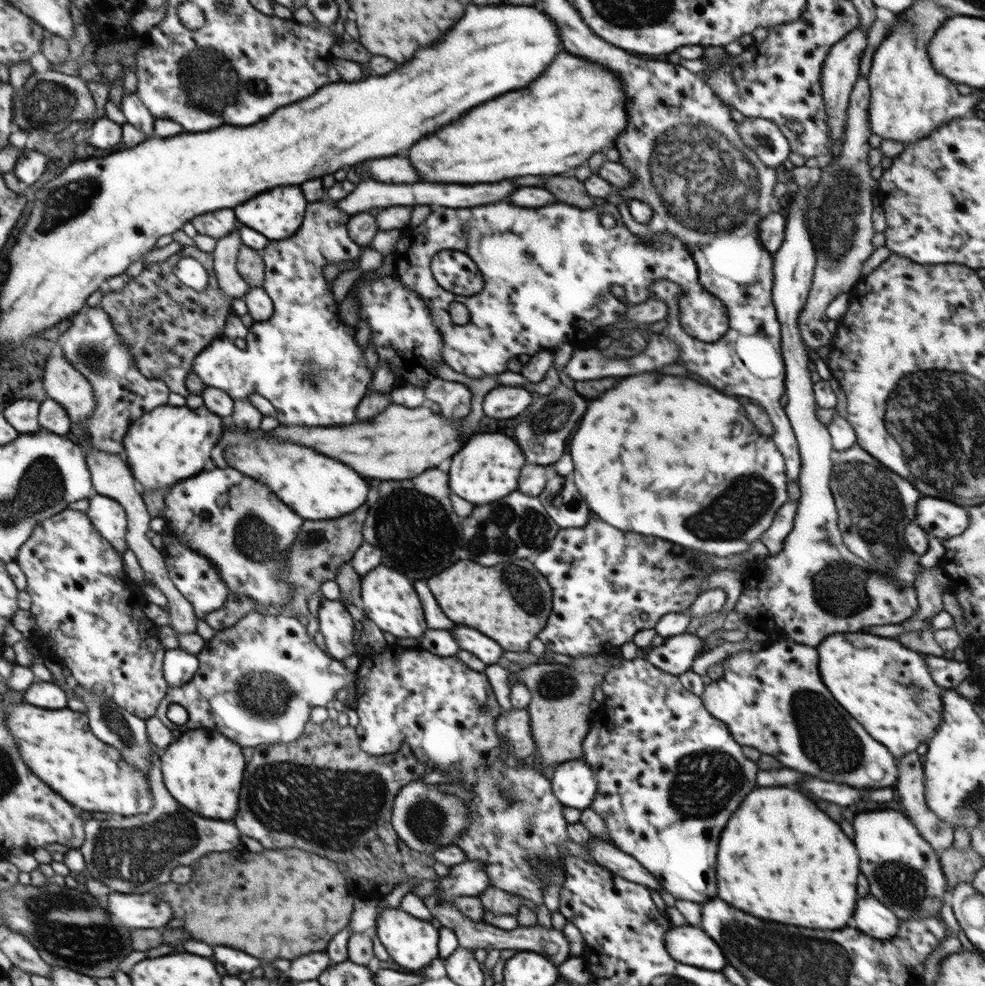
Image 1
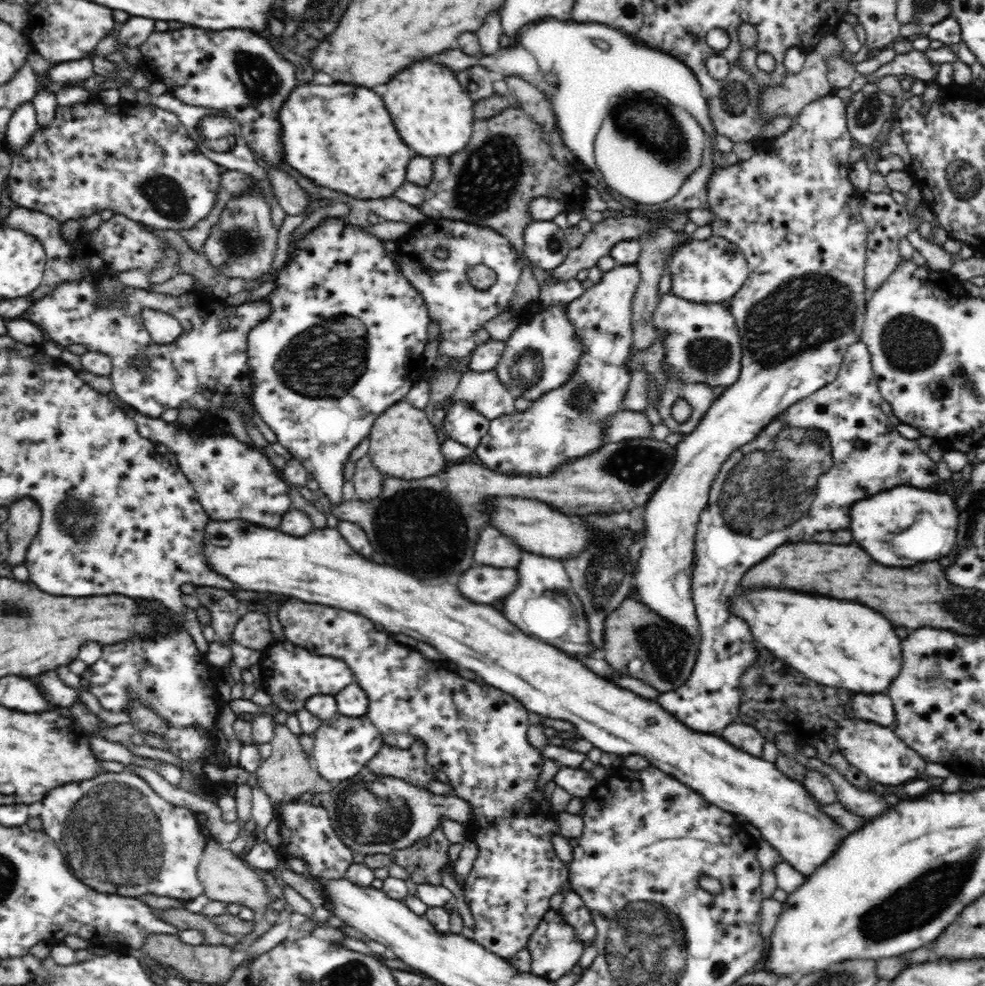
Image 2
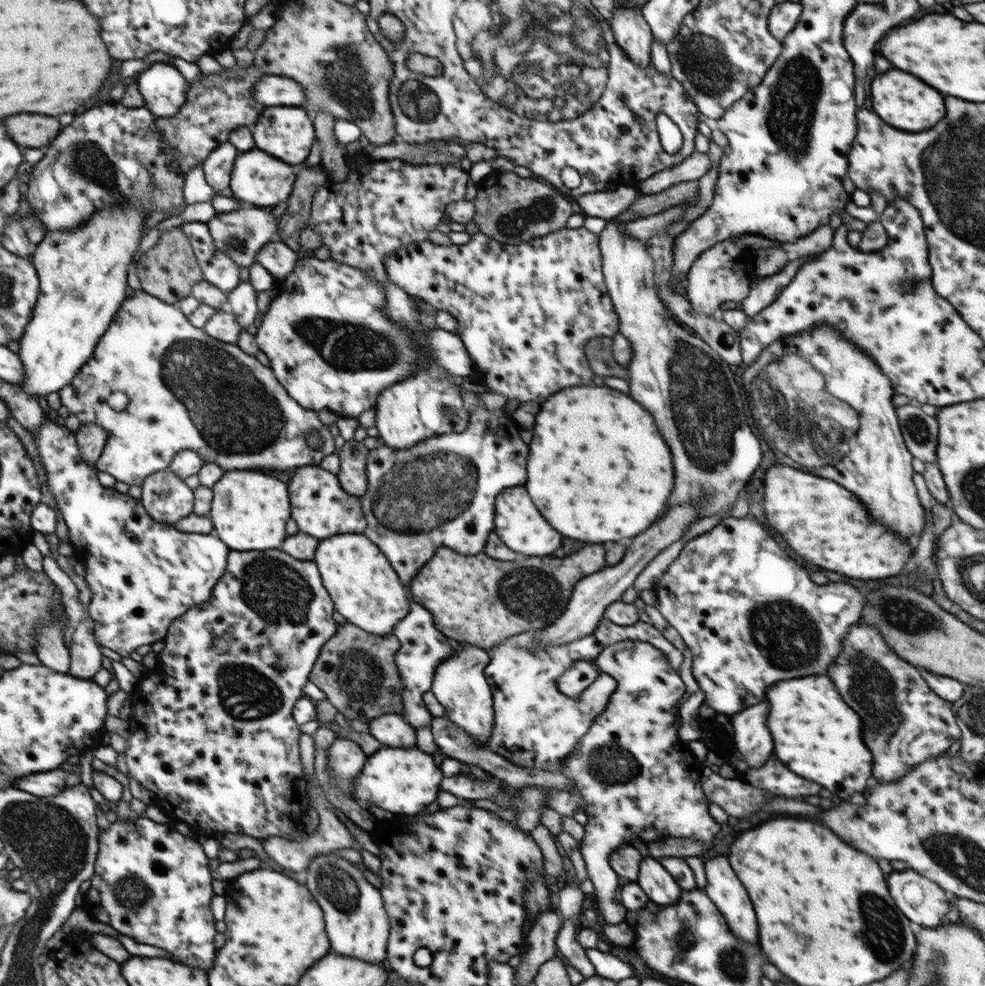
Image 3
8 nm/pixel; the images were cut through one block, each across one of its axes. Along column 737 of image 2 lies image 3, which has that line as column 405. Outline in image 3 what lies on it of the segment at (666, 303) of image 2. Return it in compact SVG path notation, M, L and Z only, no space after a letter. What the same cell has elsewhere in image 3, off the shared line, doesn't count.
M314 256L300 257L290 275L281 279L284 288L279 292L262 317L255 342L270 360L269 367L276 378L300 406L308 410L328 409L343 416L357 416L364 410L373 409L380 392L390 388L406 378L414 376L426 362L426 354L450 375L471 376L474 374L474 362L468 355L460 336L434 327L420 331L413 338L408 336L408 329L398 321L392 321L384 309L386 295L384 286L375 282L371 274L349 266L340 261L320 260Z

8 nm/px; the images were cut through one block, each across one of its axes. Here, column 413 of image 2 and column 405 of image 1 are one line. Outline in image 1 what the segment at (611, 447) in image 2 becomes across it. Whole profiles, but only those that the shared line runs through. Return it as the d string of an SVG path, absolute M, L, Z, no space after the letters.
M428 468L422 474L411 480L382 482L380 484L380 496L370 505L368 516L364 520L362 538L367 543L374 545L382 551L381 564L413 580L428 580L448 566L452 566L460 558L460 548L464 544L462 540L462 518L458 518L450 502L450 488L448 488L448 474L438 468Z

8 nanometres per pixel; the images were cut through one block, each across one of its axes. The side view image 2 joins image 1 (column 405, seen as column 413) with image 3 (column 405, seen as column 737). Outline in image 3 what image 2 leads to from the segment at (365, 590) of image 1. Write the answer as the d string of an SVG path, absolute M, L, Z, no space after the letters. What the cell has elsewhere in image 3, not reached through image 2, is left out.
M383 746L367 758L362 772L354 776L351 800L358 802L370 812L372 812L371 806L376 806L392 814L416 815L423 812L431 802L437 800L444 778L442 769L434 764L432 755L417 748Z

